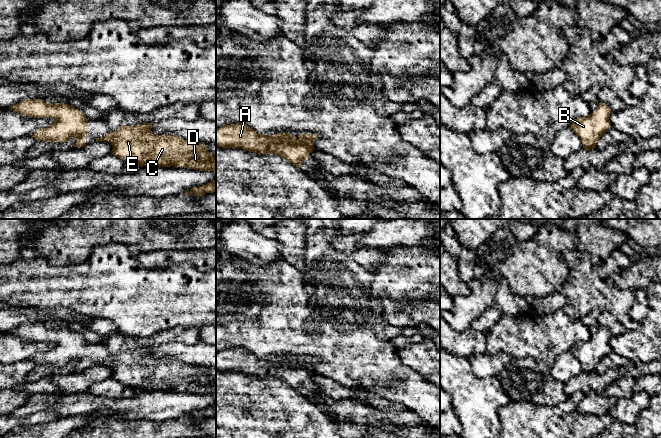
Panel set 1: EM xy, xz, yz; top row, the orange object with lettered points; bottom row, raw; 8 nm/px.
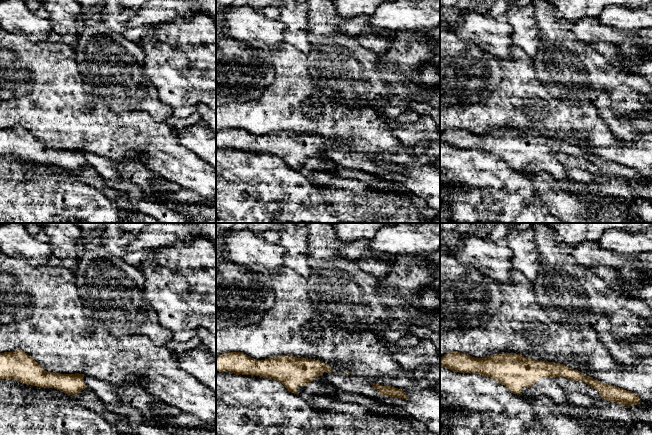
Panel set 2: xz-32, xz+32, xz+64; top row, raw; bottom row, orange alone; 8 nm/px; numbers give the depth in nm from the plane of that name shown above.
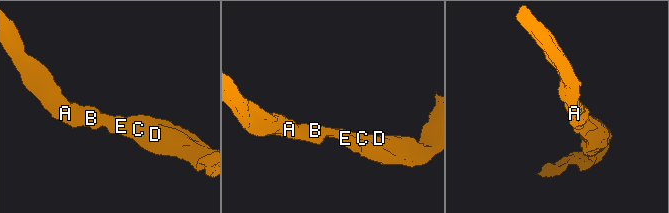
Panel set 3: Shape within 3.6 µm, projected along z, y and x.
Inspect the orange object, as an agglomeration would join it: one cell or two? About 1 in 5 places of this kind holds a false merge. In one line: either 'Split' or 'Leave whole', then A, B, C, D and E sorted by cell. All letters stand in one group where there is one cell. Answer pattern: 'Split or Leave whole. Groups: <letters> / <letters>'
Leave whole. Groups: A B C D E

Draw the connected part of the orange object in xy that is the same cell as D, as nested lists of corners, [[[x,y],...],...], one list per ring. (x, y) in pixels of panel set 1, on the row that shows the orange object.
[[[153,123],[120,127],[96,141],[112,144],[111,154],[137,166],[186,167],[200,171],[216,171],[216,156],[210,153],[204,142],[189,141],[178,136],[158,135],[151,132]]]

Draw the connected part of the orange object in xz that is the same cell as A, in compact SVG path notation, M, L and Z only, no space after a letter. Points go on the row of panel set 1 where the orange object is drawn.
M246 124L224 125L216 129L216 146L222 148L242 148L258 154L276 154L297 167L312 153L316 134L302 134L298 139L292 134L279 133L264 135L257 133Z

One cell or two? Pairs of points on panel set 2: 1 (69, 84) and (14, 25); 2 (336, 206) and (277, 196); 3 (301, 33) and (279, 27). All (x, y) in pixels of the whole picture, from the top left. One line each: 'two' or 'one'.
1: two
2: two
3: two

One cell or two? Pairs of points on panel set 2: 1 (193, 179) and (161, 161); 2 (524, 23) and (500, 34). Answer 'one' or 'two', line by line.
1: one
2: two

